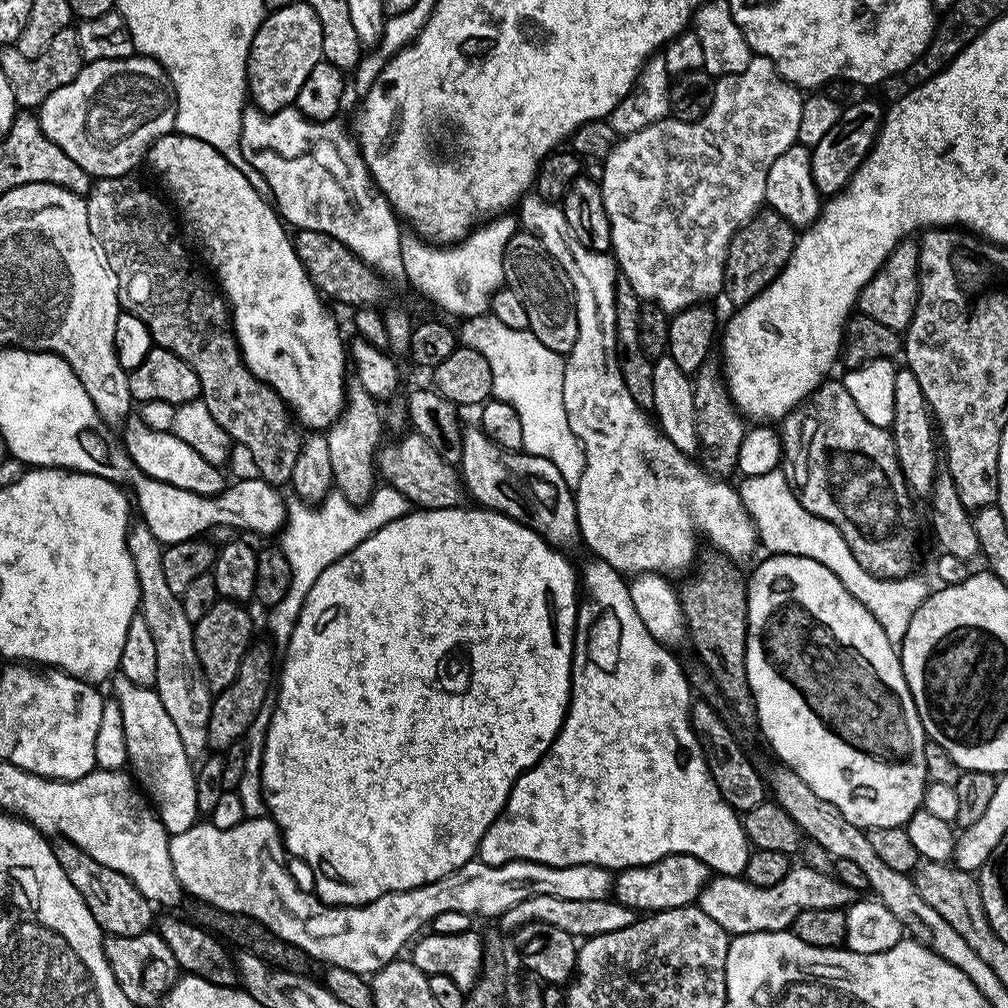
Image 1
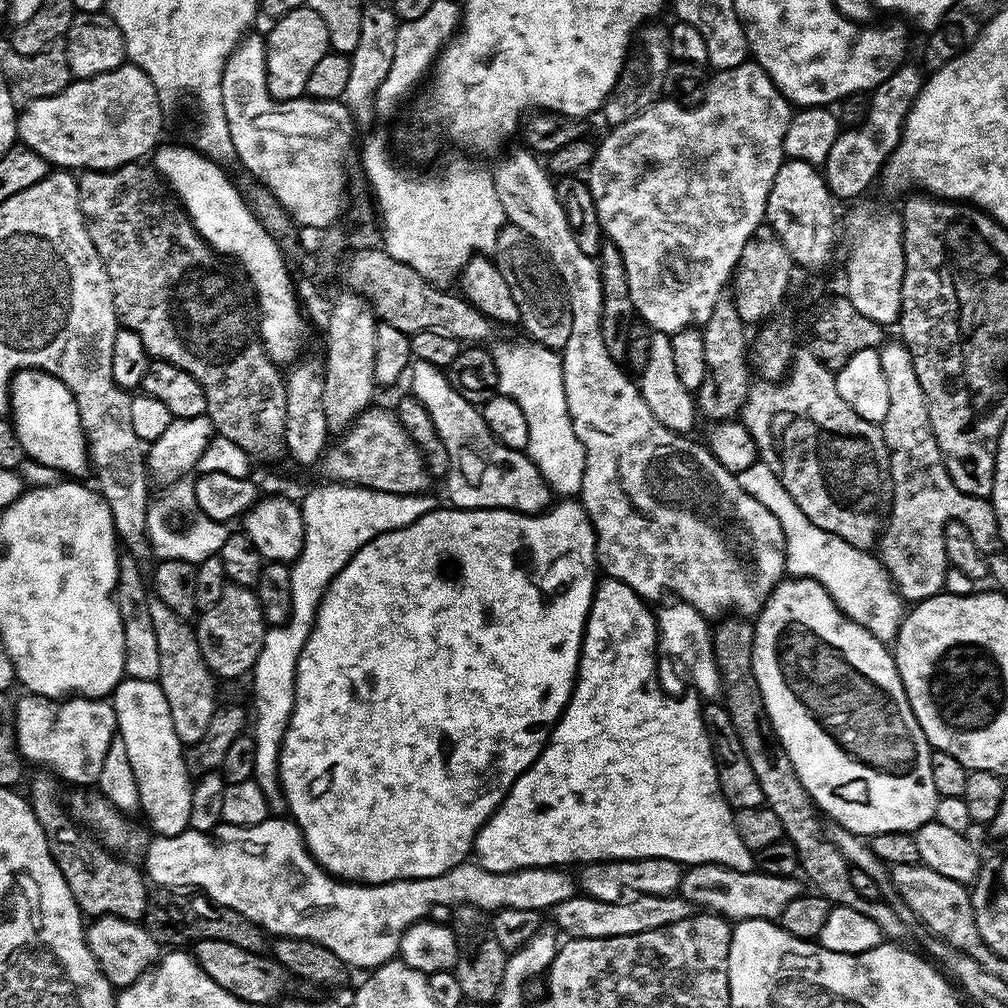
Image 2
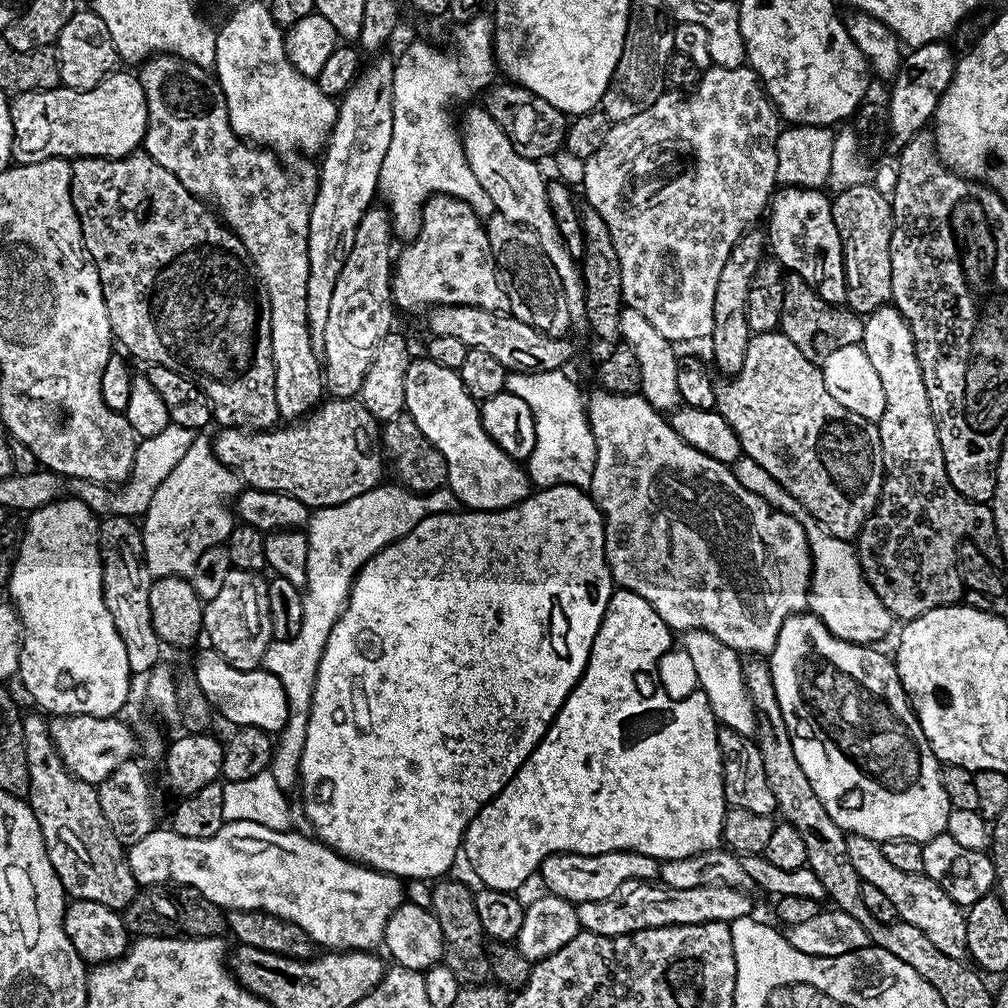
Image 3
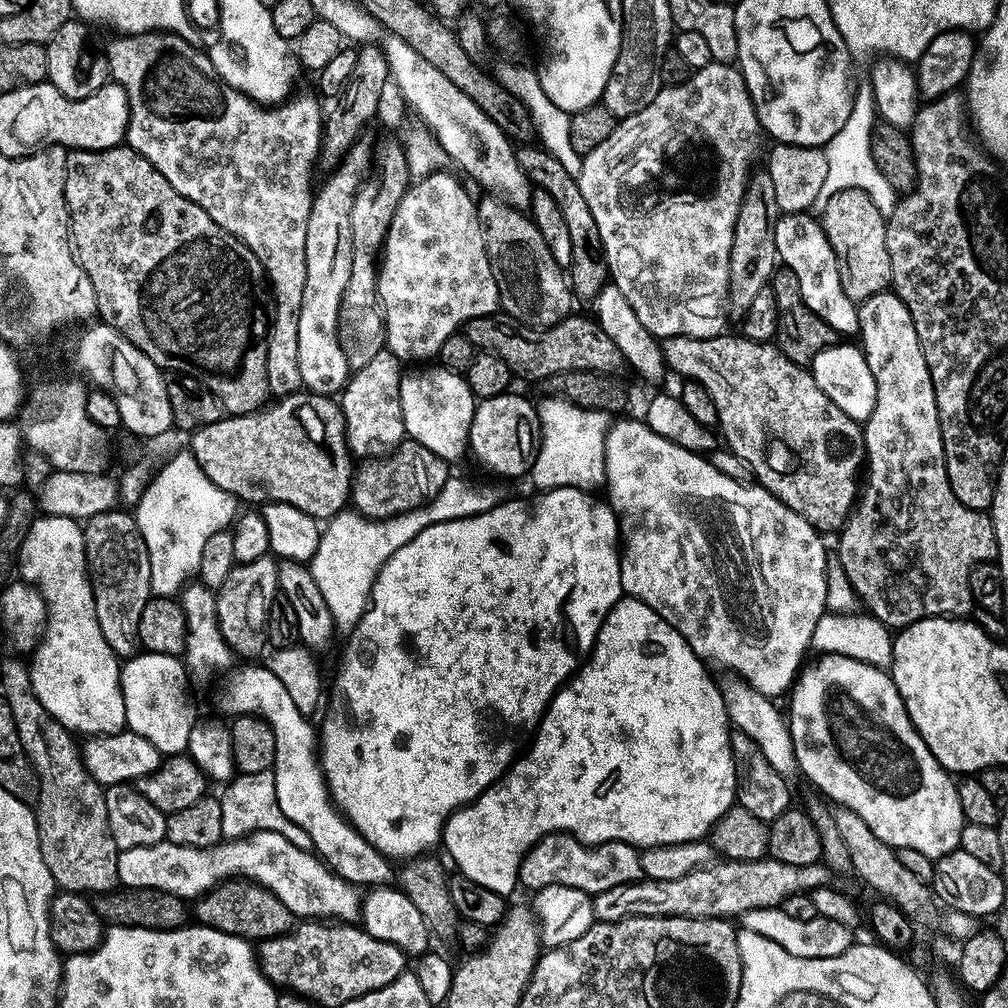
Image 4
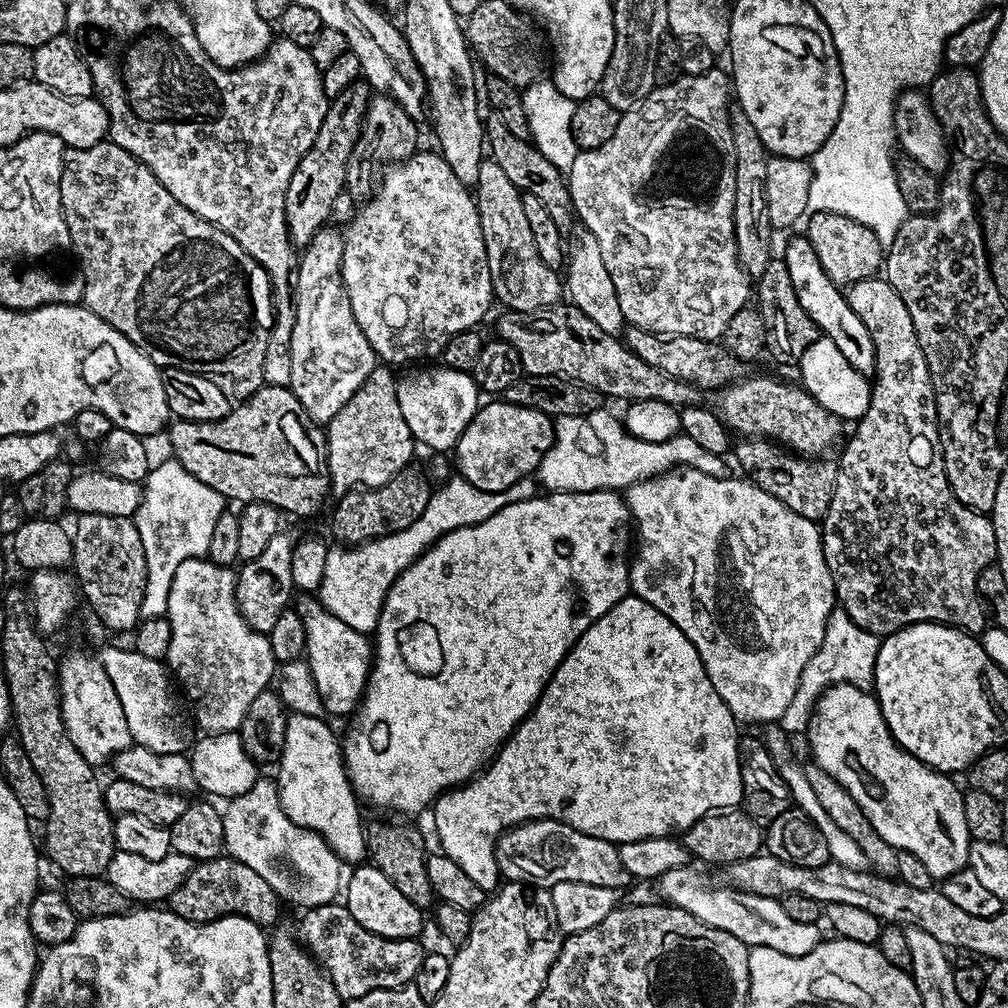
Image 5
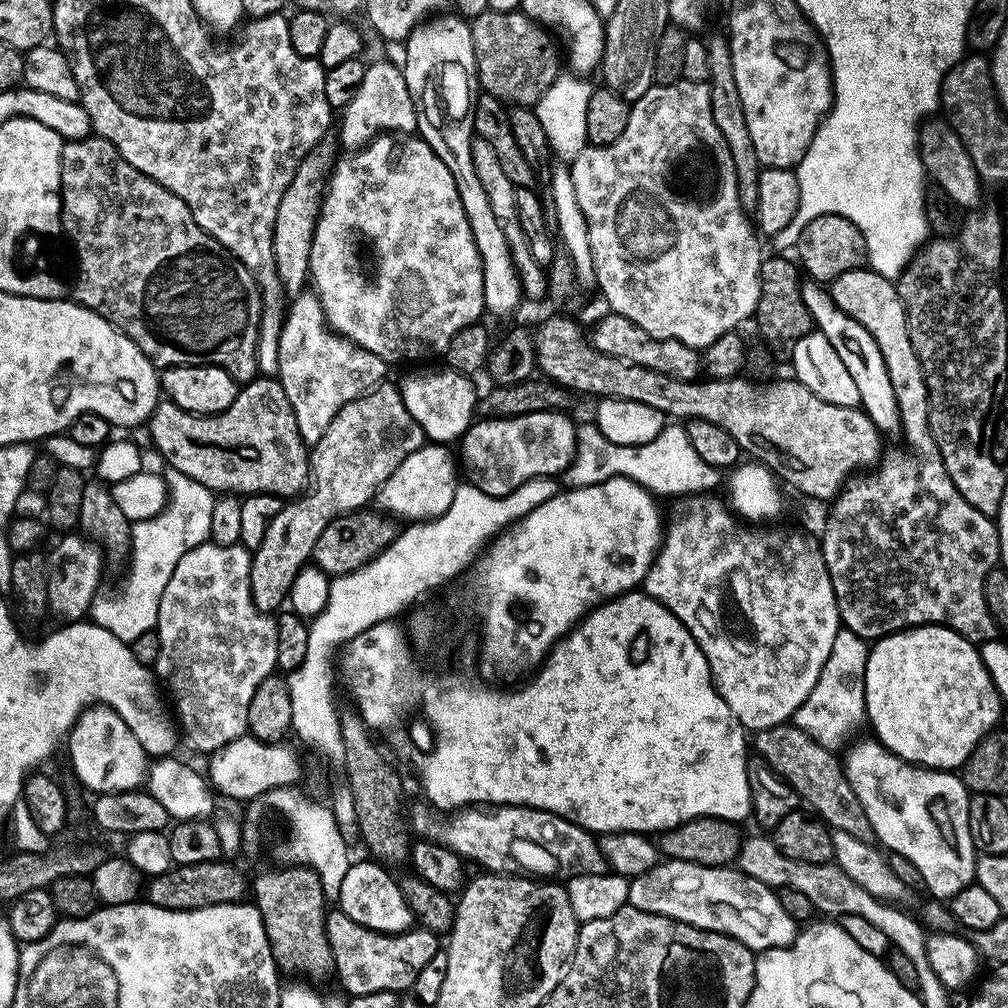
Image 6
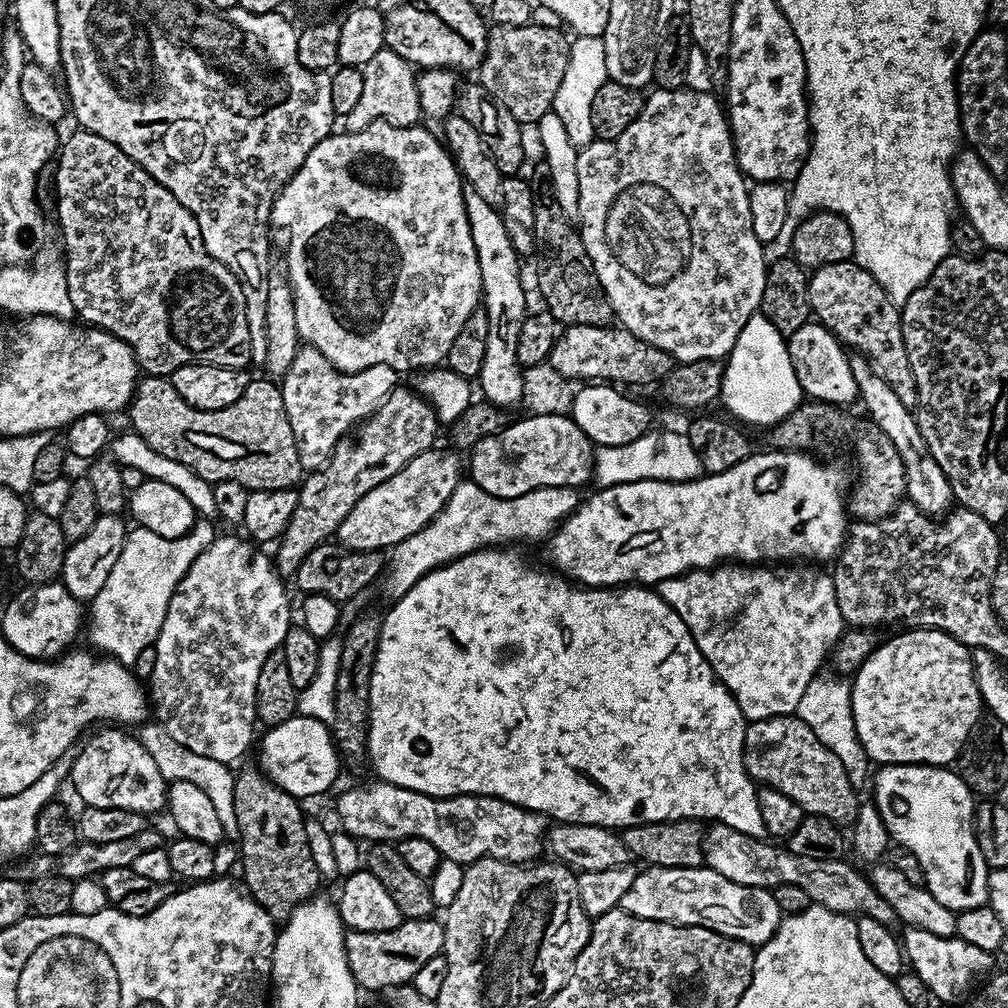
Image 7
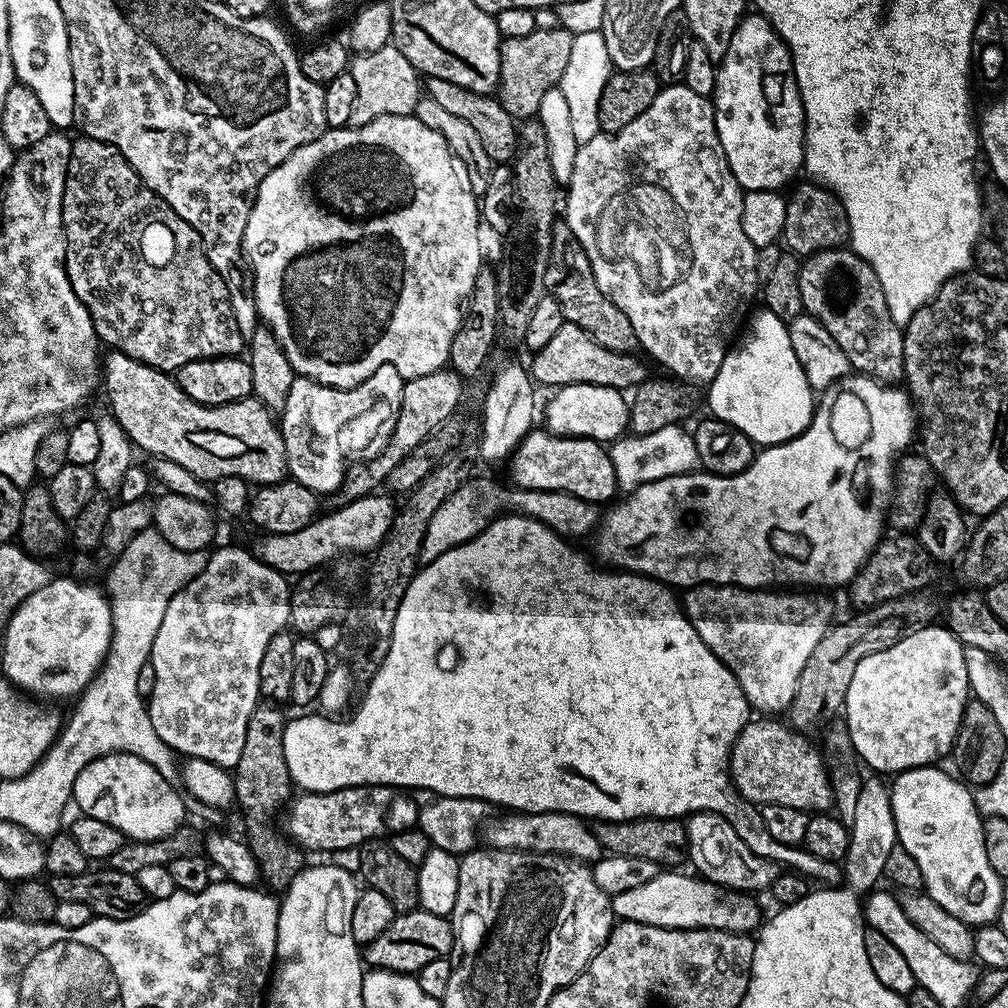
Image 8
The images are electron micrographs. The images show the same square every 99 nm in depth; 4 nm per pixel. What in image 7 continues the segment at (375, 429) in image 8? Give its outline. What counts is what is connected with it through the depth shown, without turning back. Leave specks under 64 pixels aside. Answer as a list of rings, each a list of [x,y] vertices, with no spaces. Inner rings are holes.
[[[301,347],[280,384],[290,430],[294,430],[301,469],[323,468],[336,445],[357,425],[373,416],[396,387],[398,373],[390,366],[379,364],[361,372],[339,372],[316,348]]]

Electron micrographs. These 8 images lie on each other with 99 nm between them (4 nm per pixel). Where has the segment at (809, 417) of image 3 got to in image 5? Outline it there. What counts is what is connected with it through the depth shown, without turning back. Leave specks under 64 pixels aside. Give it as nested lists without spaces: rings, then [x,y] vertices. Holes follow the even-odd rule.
[[[629,327],[626,332],[626,343],[635,356],[642,358],[642,362],[650,362],[650,366],[658,366],[666,374],[685,380],[688,384],[694,384],[700,390],[704,388],[719,390],[733,383],[732,372],[742,367],[741,361],[733,356],[723,343],[702,338],[661,336],[658,332]],[[744,438],[739,441],[741,444],[736,448],[736,460],[745,468],[747,475],[753,484],[762,490],[766,490],[778,502],[782,502],[794,514],[798,514],[807,520],[823,521],[825,514],[828,513],[830,500],[834,494],[836,485],[836,464],[828,461],[828,458],[809,458],[799,455],[791,450],[785,450],[781,445],[763,438]]]

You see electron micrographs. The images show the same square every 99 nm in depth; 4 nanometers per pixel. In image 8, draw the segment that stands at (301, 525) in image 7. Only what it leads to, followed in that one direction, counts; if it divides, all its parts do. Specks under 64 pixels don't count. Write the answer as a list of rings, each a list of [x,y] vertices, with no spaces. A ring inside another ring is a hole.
[[[451,370],[431,372],[422,374],[413,380],[405,380],[400,417],[394,426],[394,434],[388,439],[388,445],[382,450],[380,456],[367,462],[357,463],[347,469],[342,485],[343,495],[346,494],[345,497],[348,500],[356,500],[360,496],[367,496],[373,490],[379,489],[376,487],[387,481],[390,470],[394,470],[394,466],[398,466],[398,462],[402,462],[402,458],[406,454],[410,454],[410,450],[414,450],[414,446],[418,446],[418,442],[422,442],[431,432],[438,430],[438,426],[442,426],[442,422],[457,415],[459,408],[456,407],[459,406],[460,395],[464,392],[464,388],[460,384],[463,384],[461,377]]]

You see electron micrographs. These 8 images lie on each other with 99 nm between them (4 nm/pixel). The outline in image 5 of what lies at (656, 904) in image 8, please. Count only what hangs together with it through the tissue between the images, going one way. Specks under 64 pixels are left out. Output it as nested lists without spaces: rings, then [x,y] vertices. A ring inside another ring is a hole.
[[[682,867],[663,872],[659,876],[658,885],[660,885],[661,894],[664,895],[661,897],[673,908],[686,910],[694,918],[706,922],[706,926],[726,930],[726,934],[734,934],[734,938],[754,948],[769,948],[778,950],[778,954],[801,956],[820,945],[821,925],[794,922],[783,910],[779,899],[750,894],[731,886],[708,888],[707,882],[698,873],[688,871],[687,867]]]

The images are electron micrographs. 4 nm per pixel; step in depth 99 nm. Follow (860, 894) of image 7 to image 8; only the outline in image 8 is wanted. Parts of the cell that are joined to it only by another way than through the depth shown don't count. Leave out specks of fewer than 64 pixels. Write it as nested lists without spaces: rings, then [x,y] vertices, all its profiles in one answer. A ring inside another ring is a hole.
[[[693,812],[687,817],[688,855],[687,859],[703,879],[710,881],[724,890],[760,894],[760,891],[771,889],[772,883],[780,873],[781,865],[770,858],[762,858],[762,854],[754,854],[742,838],[738,838],[738,830],[726,822],[717,812]]]

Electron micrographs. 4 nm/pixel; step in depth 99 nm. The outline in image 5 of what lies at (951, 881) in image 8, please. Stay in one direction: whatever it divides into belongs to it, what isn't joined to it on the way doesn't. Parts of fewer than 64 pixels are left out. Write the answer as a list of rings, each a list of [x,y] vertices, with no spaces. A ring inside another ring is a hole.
[[[835,684],[825,689],[812,711],[807,738],[812,756],[816,759],[813,760],[815,767],[830,774],[830,778],[837,780],[848,791],[850,798],[862,806],[874,830],[878,830],[878,834],[882,834],[892,848],[922,858],[926,870],[930,870],[936,882],[943,882],[966,867],[970,837],[961,789],[956,789],[952,781],[955,779],[951,775],[937,772],[905,750],[904,745],[893,736],[884,709],[871,691],[864,691],[852,684]]]

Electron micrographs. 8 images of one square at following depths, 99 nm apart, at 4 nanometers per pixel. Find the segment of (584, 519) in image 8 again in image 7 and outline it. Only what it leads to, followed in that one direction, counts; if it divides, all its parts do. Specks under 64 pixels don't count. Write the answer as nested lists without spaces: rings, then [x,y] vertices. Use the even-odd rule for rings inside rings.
[[[461,482],[435,520],[391,549],[392,560],[390,556],[382,585],[392,598],[399,598],[426,574],[466,554],[493,546],[508,546],[516,542],[512,540],[551,537],[560,523],[582,503],[580,495],[574,488],[546,486],[507,500],[486,494],[486,490],[471,482]]]

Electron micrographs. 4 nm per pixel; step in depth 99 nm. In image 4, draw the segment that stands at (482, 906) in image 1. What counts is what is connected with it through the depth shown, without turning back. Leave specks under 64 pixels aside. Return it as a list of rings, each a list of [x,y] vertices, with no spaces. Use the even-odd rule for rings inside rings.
[[[257,830],[247,838],[229,839],[212,848],[191,848],[169,842],[154,846],[134,846],[123,849],[118,858],[118,878],[123,887],[153,888],[181,898],[199,898],[233,874],[272,891],[296,918],[315,918],[320,922],[356,922],[361,919],[362,896],[361,893],[356,893],[359,892],[357,885],[336,875],[320,856],[307,848],[300,848],[285,833],[283,836],[280,830]]]

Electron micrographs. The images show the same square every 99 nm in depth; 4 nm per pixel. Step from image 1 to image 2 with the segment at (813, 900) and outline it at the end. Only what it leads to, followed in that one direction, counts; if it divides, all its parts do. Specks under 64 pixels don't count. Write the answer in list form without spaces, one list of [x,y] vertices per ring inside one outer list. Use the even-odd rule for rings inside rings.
[[[693,864],[685,871],[679,895],[697,909],[722,916],[729,922],[742,920],[779,921],[780,915],[802,894],[796,876],[771,876],[759,870],[727,868],[721,864]]]

